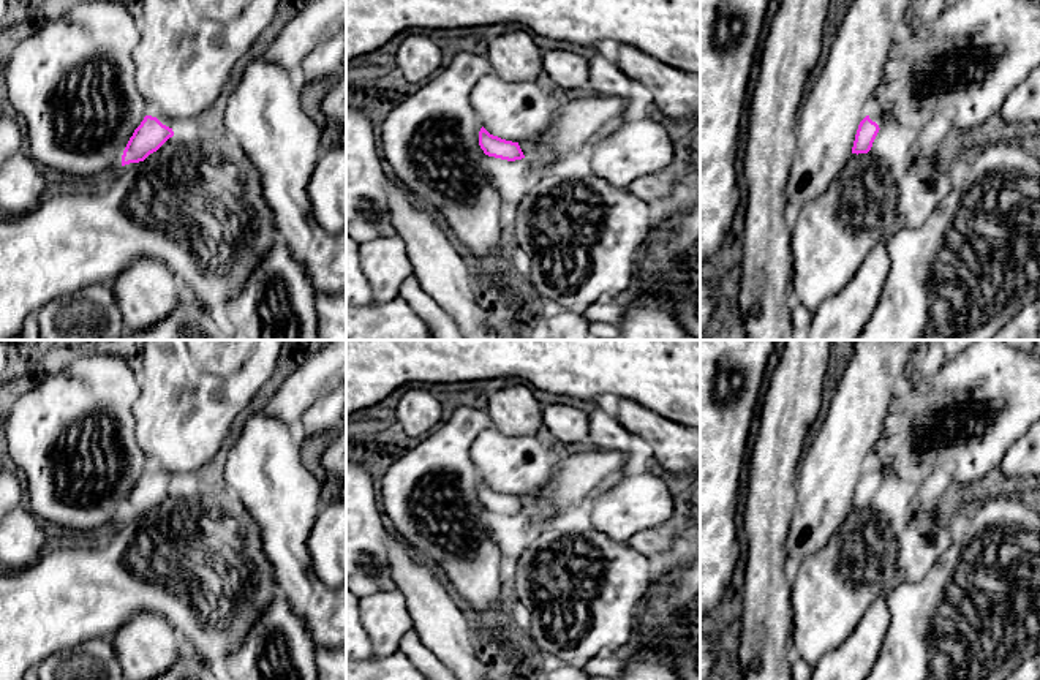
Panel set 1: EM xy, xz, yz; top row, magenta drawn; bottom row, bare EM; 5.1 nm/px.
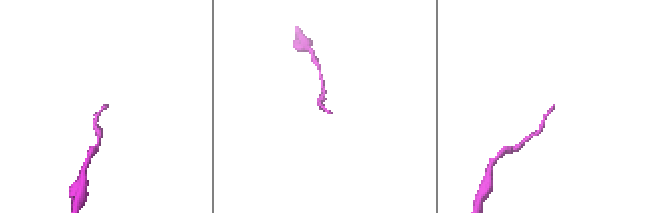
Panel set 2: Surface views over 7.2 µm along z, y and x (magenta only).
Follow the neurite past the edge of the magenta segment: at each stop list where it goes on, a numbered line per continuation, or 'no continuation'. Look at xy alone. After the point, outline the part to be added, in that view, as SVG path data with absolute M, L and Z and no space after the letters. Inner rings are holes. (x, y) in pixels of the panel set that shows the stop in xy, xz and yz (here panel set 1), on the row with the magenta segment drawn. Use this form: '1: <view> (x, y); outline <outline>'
no continuation

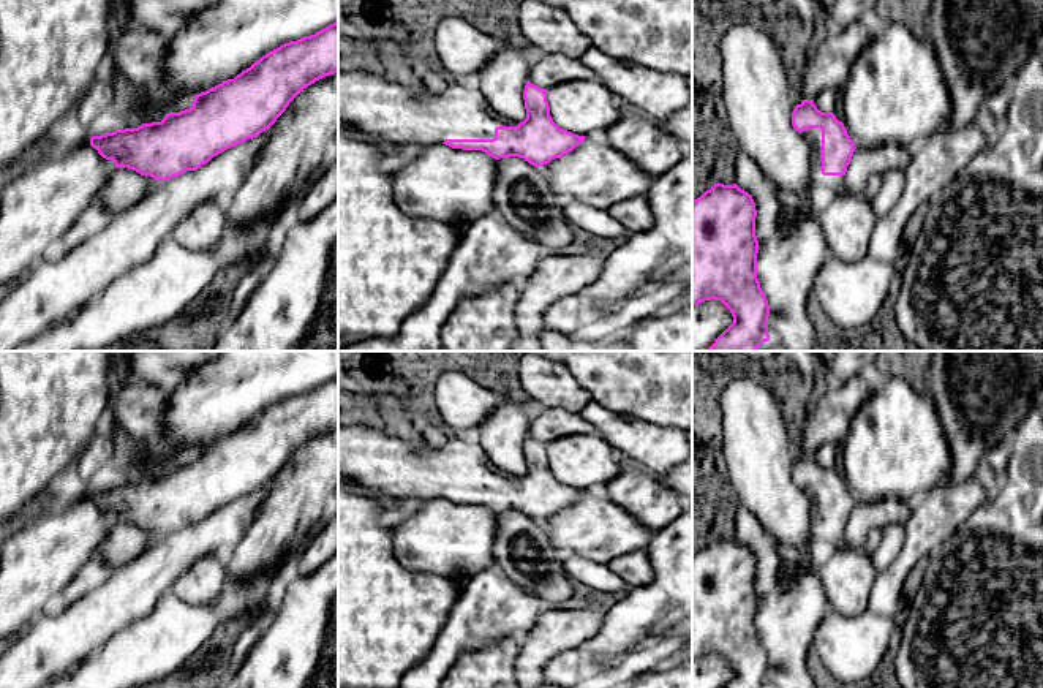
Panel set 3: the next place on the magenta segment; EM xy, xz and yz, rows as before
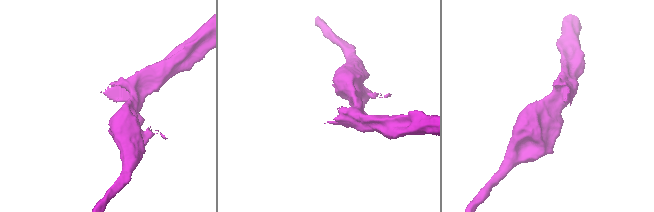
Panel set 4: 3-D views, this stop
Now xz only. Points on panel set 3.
1: xz (380, 106); outline M338 71L338 123L392 149L446 139L493 139L496 127L517 127L498 114L479 87L452 81L442 93L414 93L389 76Z

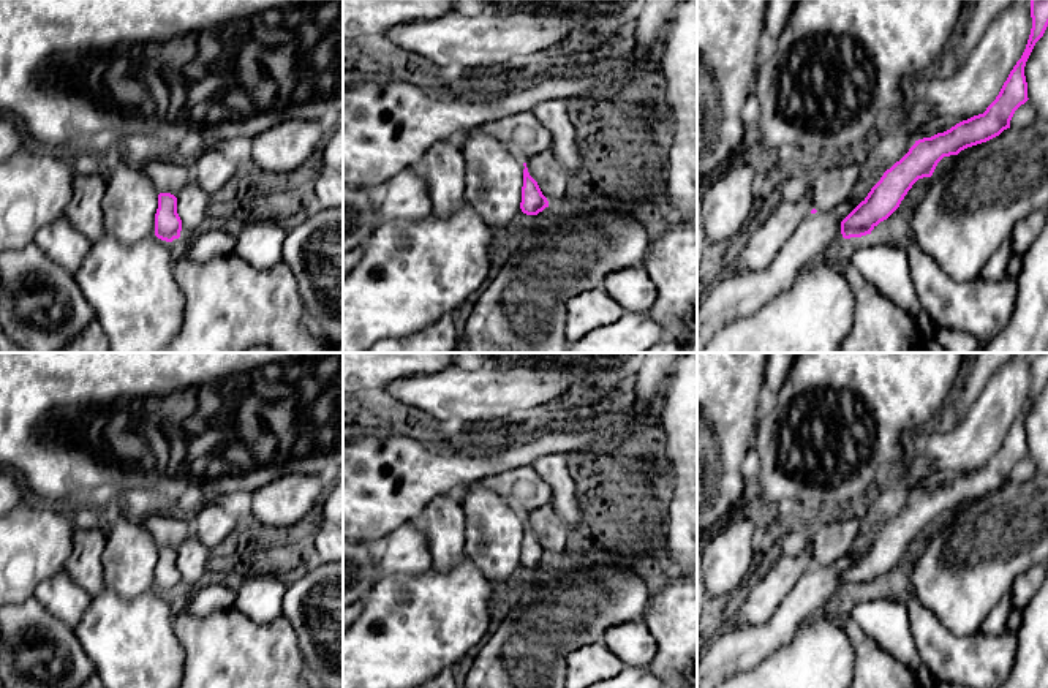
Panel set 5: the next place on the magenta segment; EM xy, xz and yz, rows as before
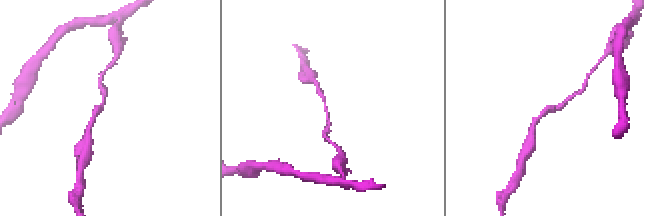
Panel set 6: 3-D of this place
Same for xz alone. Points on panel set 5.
no continuation

